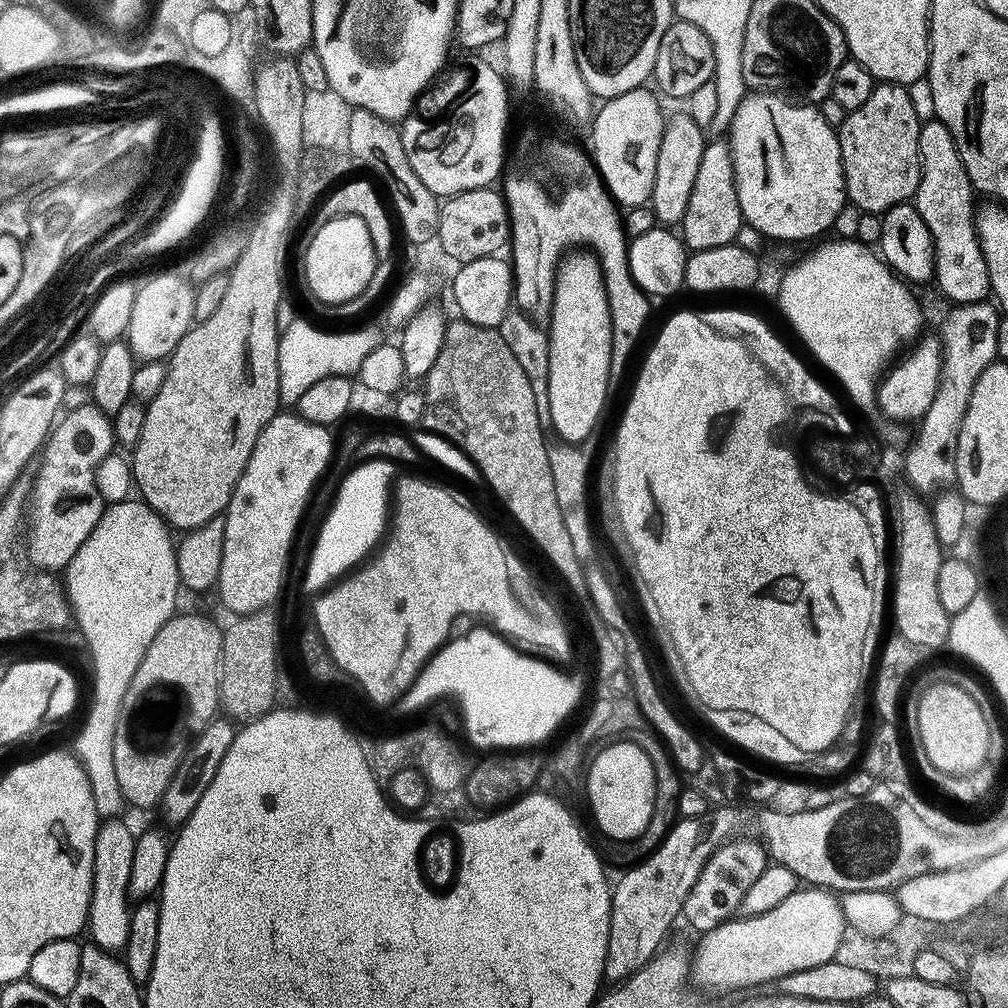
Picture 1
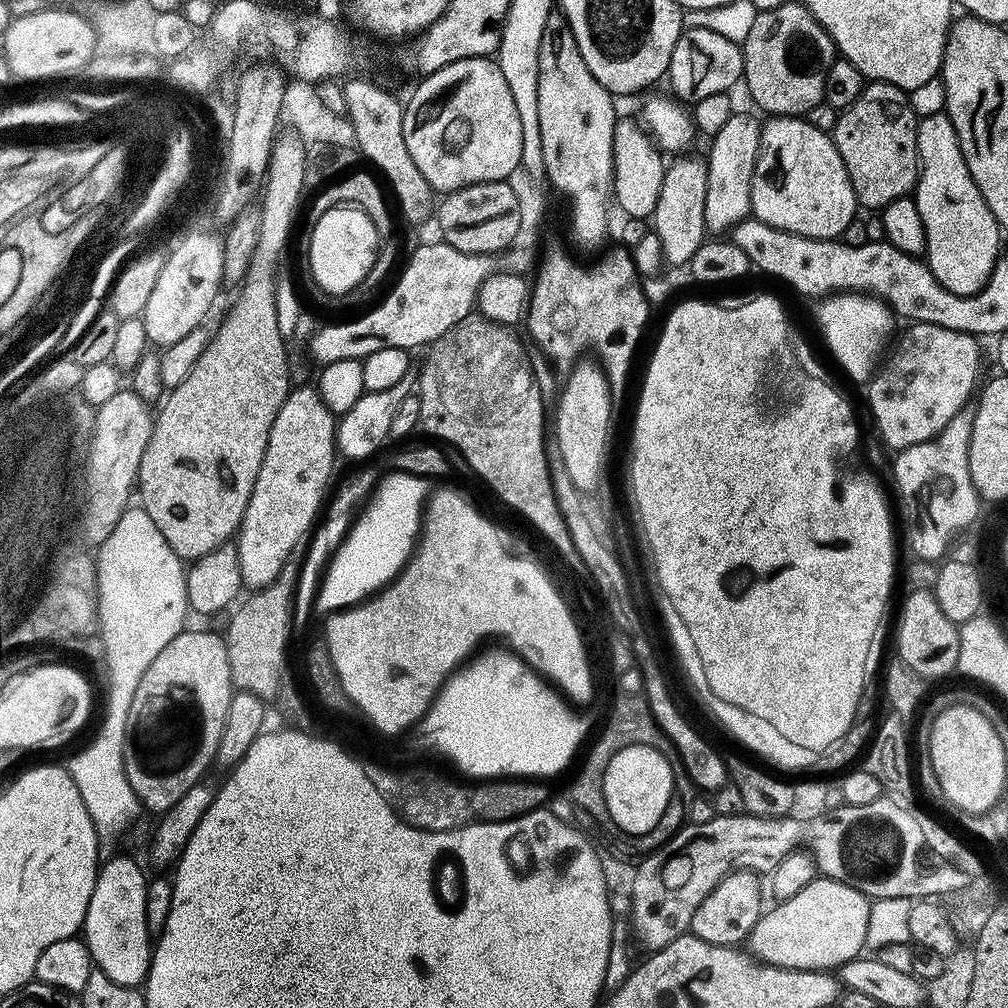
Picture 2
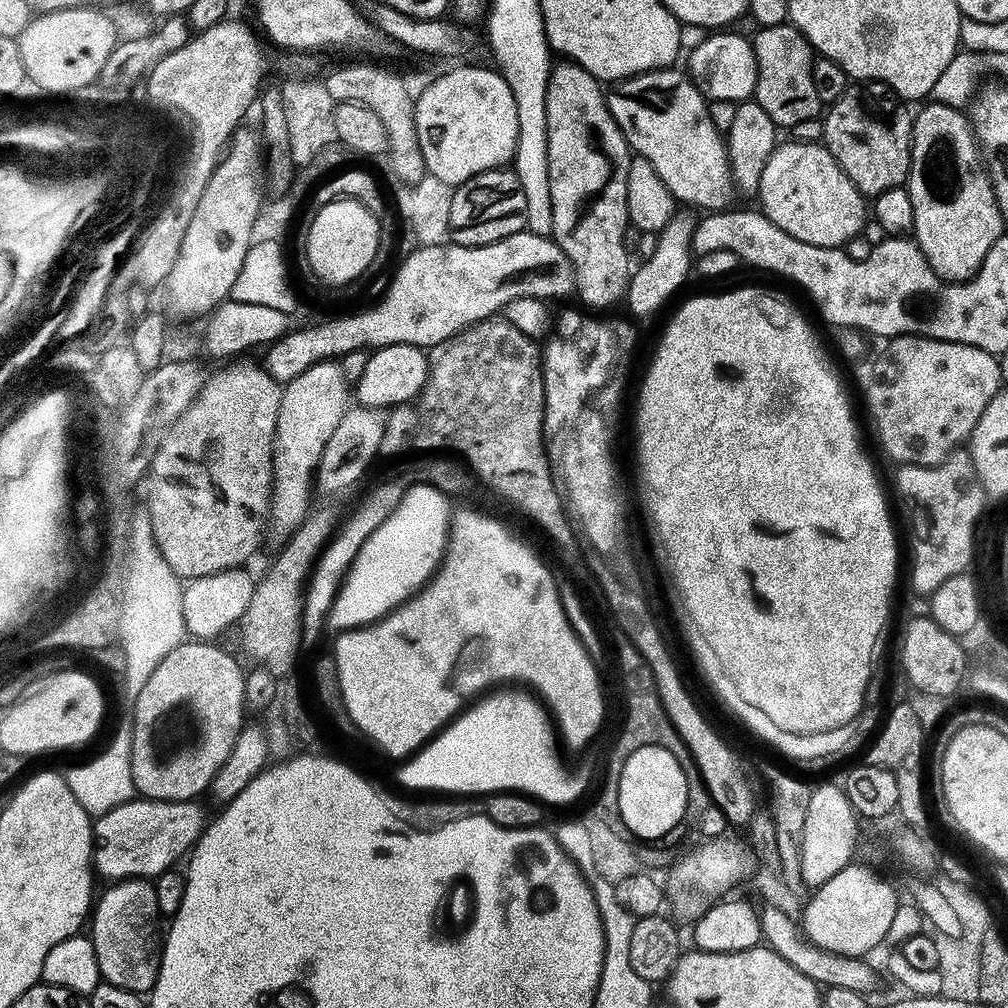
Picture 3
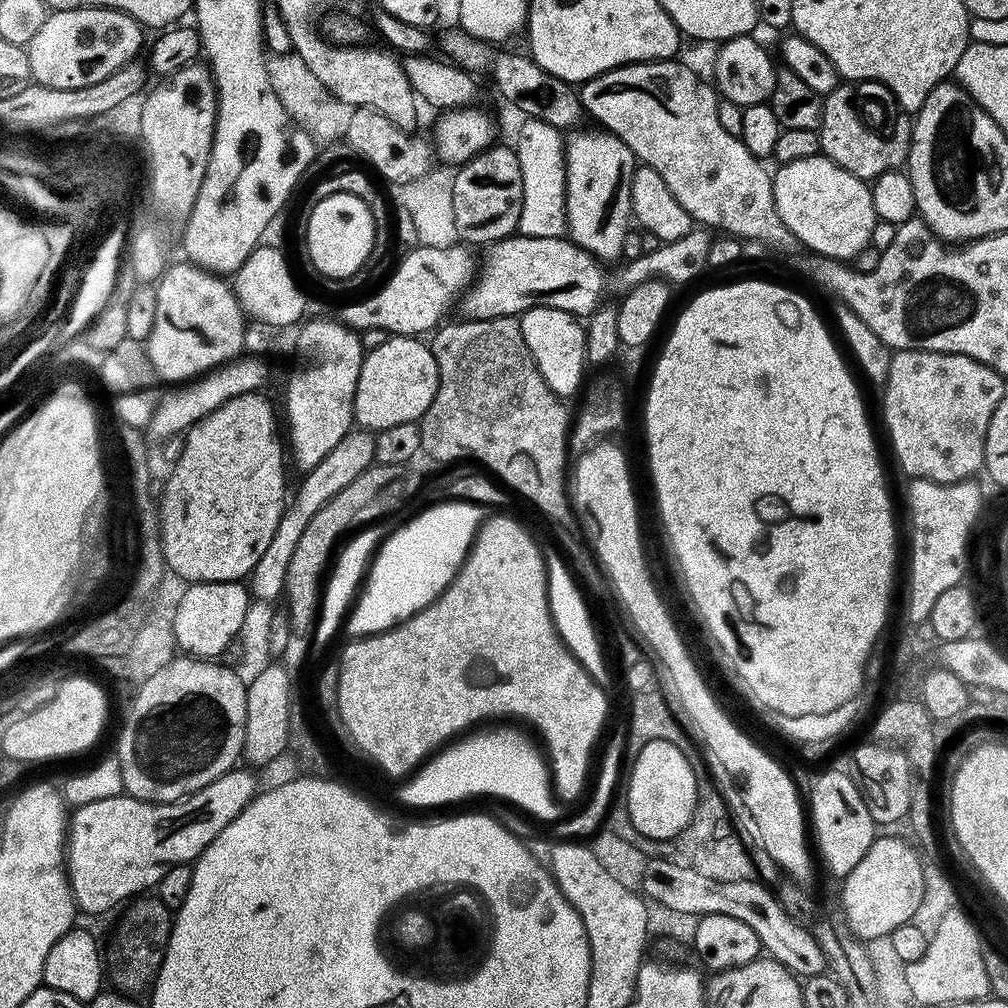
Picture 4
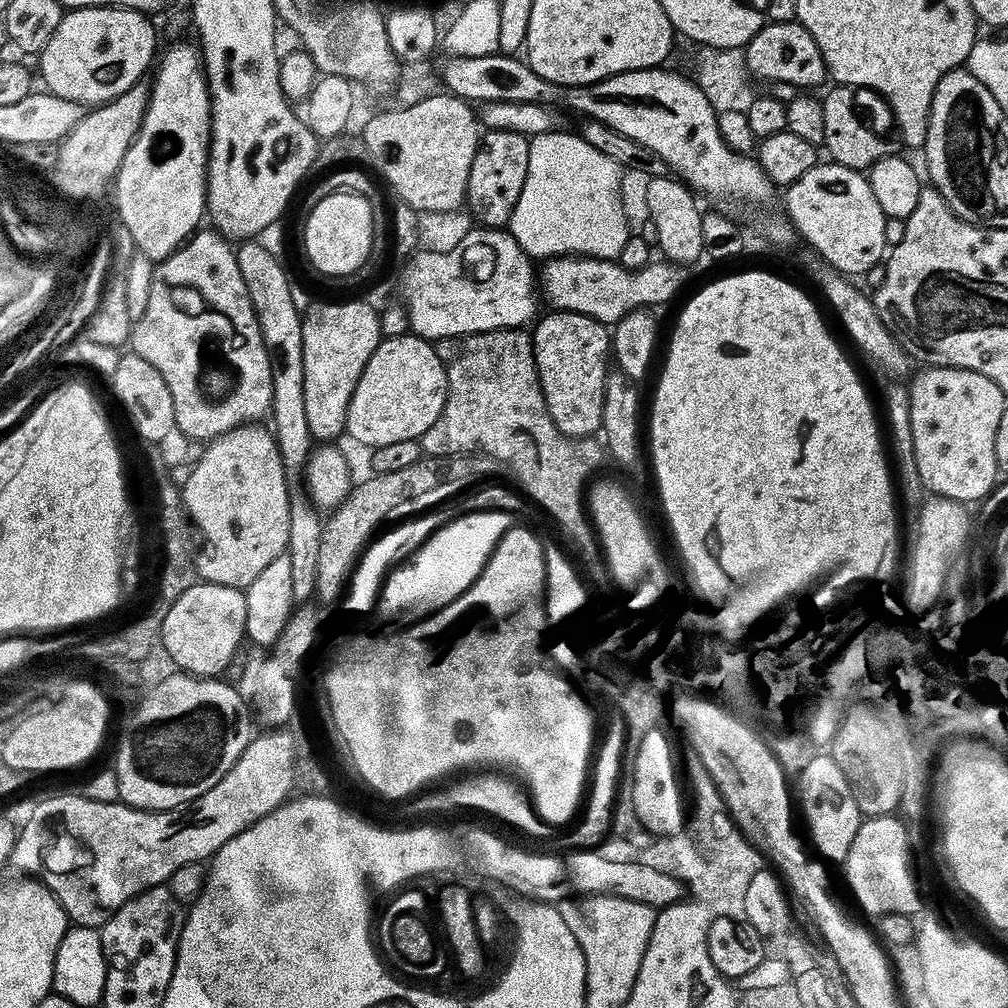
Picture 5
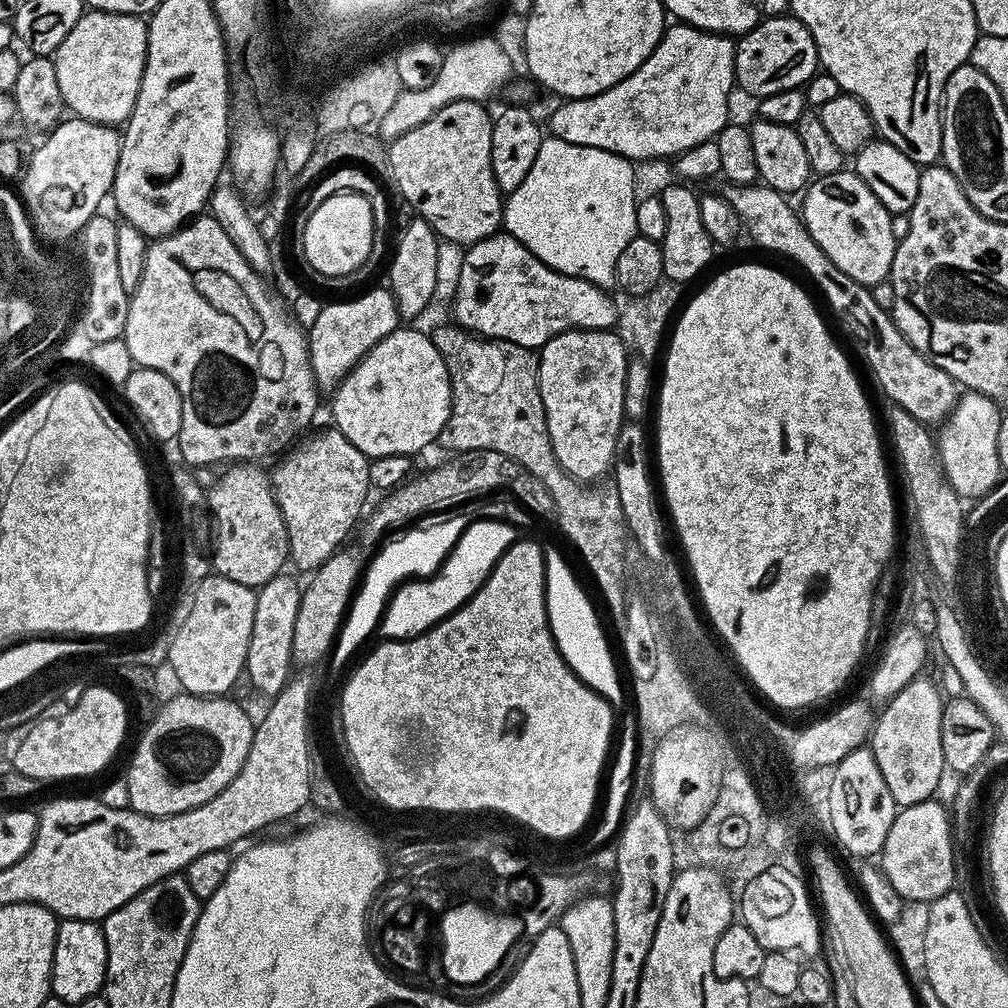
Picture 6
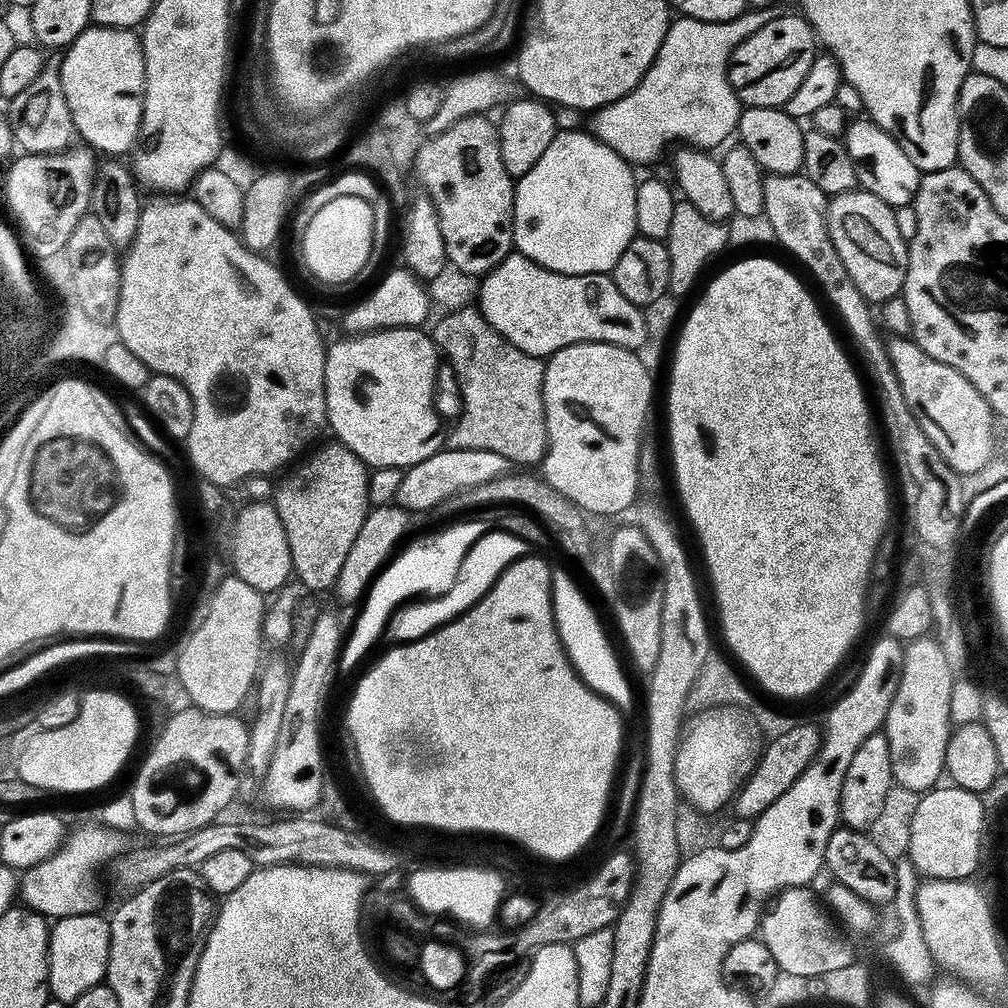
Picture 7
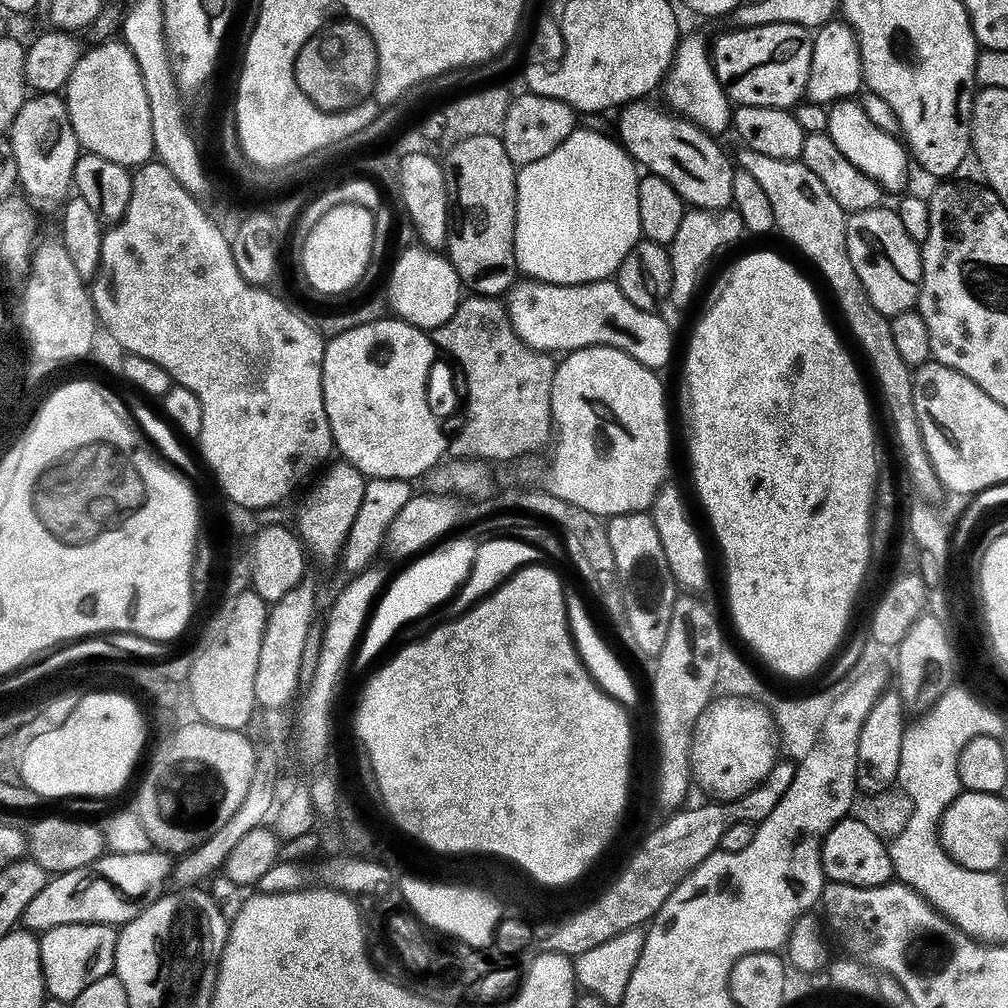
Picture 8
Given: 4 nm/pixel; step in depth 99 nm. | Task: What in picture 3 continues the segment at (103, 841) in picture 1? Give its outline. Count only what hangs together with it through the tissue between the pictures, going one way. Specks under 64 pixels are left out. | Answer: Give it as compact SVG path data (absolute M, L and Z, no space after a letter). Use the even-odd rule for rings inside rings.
M145 877L115 881L93 905L88 934L95 946L101 979L127 992L146 994L156 984L157 965L150 962L150 948L144 930L146 912L153 907L153 883Z

